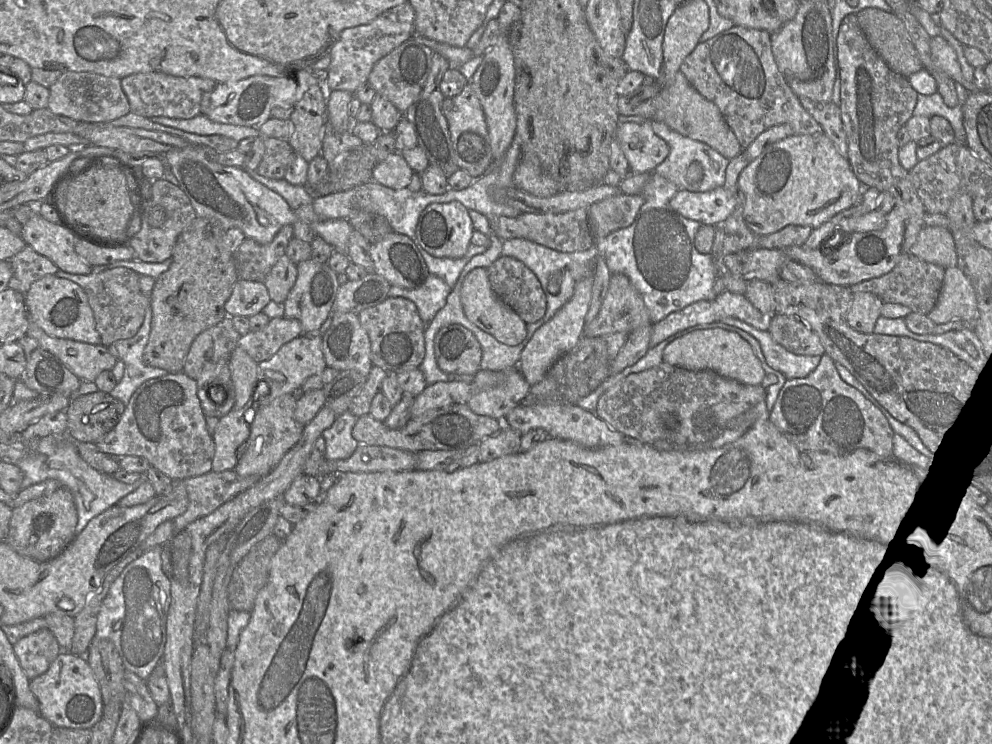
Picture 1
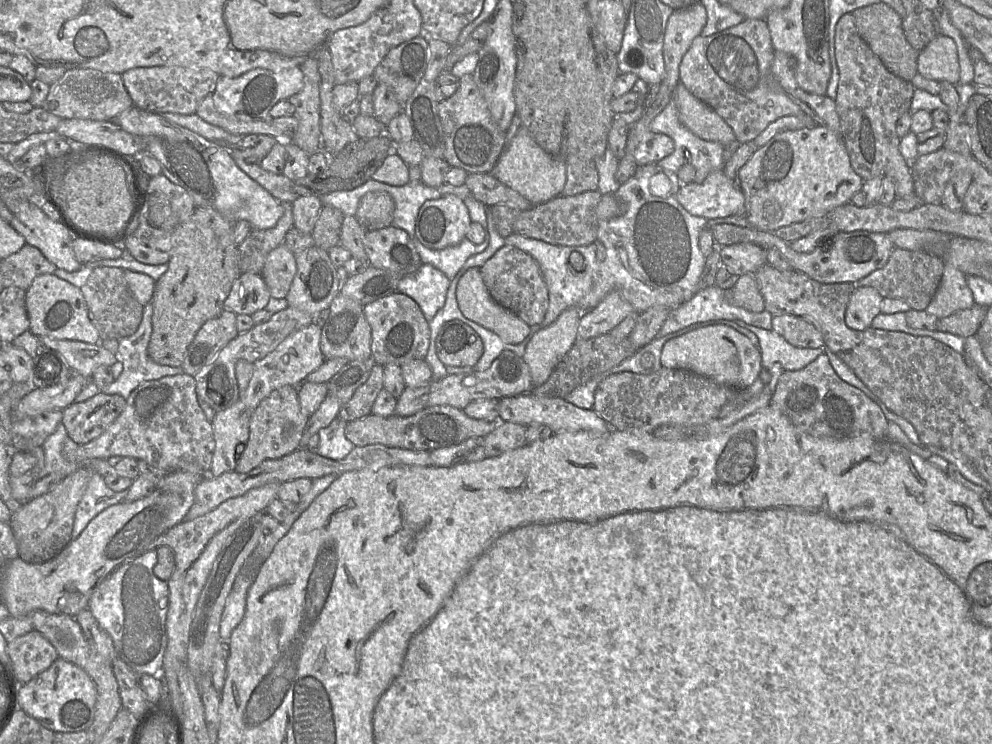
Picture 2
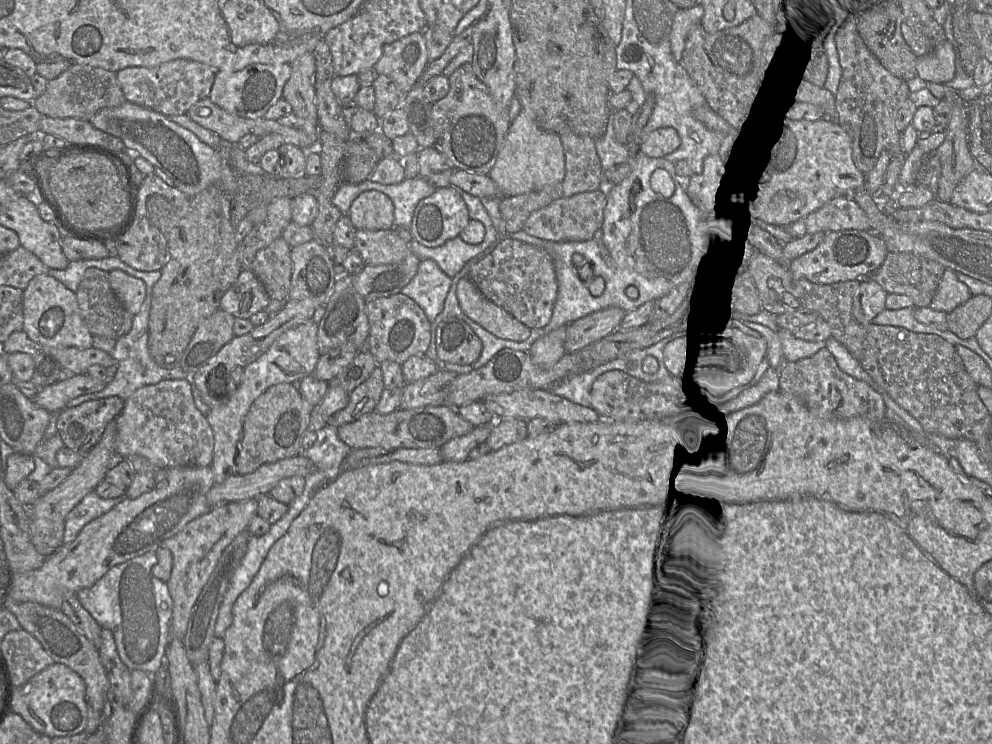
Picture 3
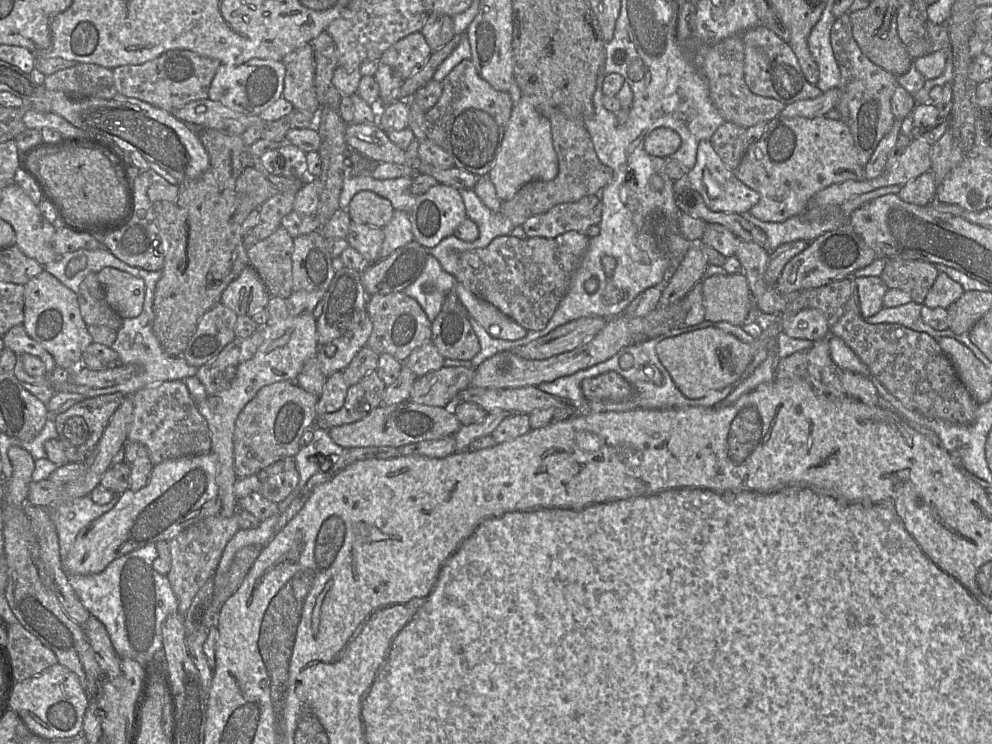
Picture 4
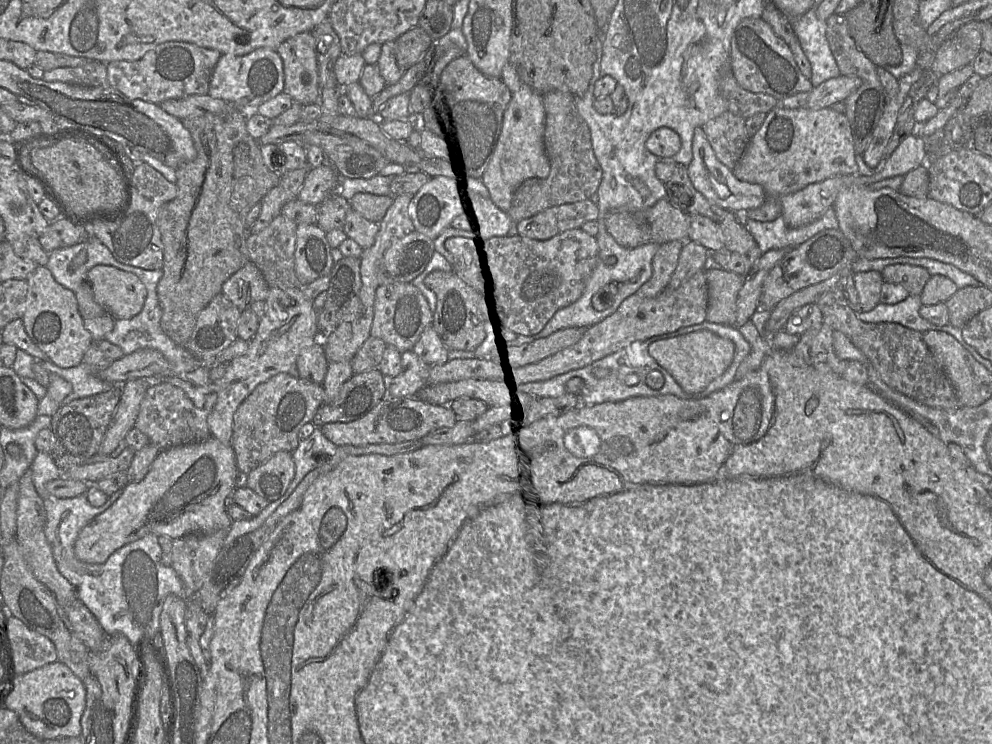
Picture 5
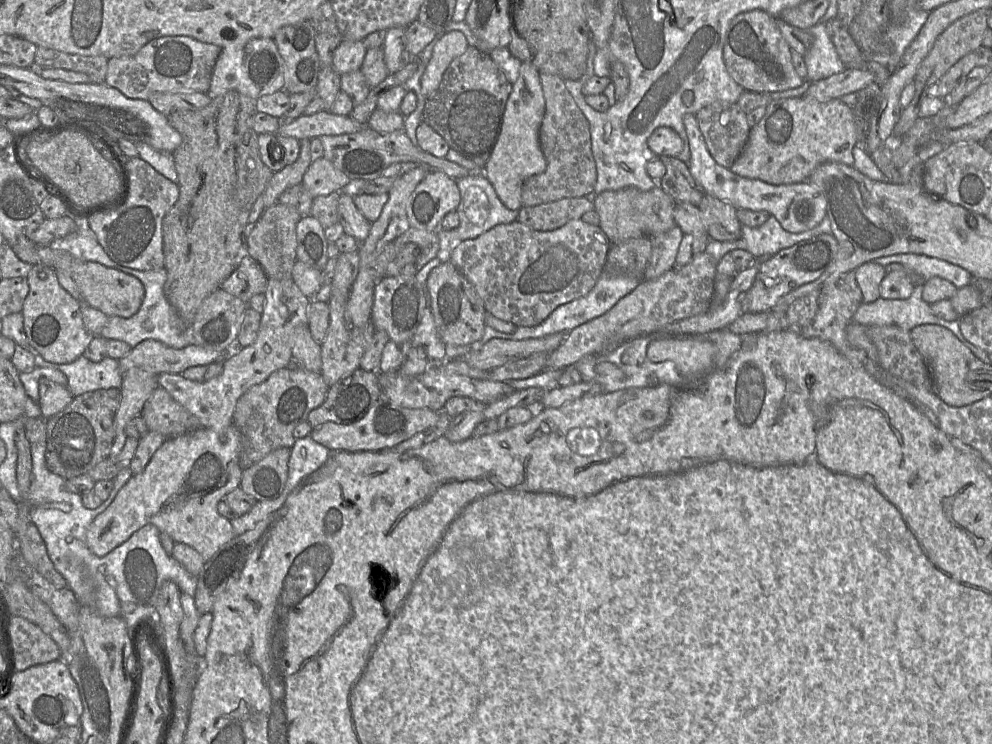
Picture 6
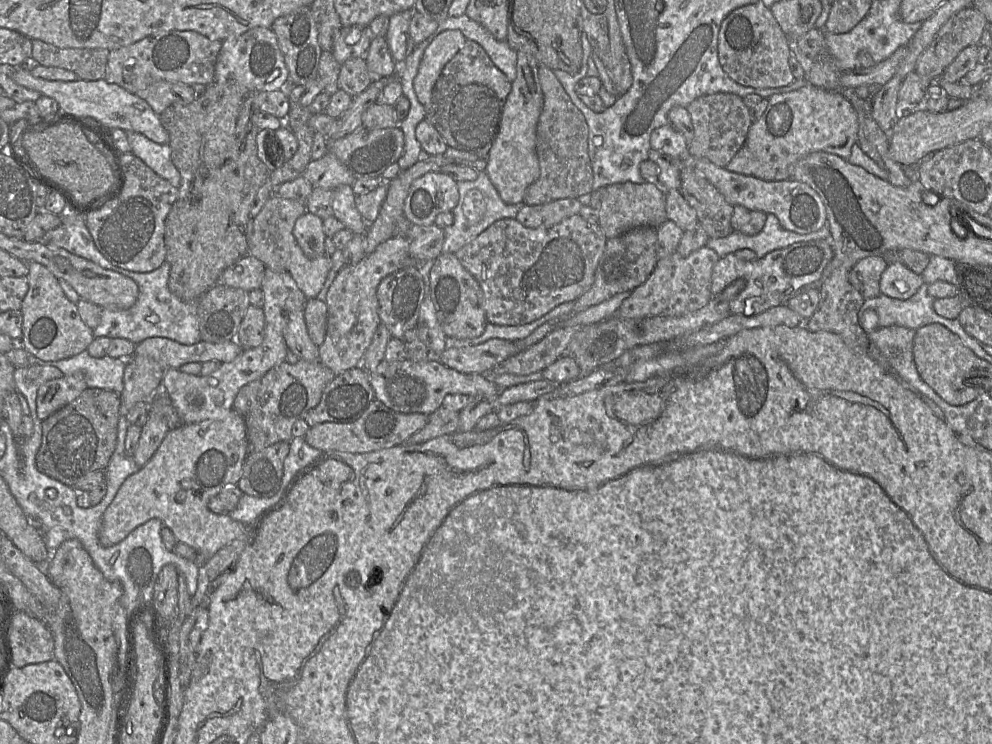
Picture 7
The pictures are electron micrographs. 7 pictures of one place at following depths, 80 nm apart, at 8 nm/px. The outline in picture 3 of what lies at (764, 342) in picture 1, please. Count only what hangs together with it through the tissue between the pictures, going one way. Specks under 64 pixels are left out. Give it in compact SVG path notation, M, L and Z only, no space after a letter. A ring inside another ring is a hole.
M741 321L741 324L750 331L759 333L766 341L766 358L769 367L776 368L781 362L796 362L816 354L825 347L825 342L808 342L795 338L789 331L778 329L778 332L770 330L768 327Z

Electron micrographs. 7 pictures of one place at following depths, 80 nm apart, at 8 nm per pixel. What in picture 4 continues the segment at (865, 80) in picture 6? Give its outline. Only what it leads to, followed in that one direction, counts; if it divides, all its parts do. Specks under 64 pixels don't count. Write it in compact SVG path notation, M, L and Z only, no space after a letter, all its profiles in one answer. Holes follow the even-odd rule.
M838 87L822 92L822 94L813 99L799 100L787 104L780 113L782 118L817 118L824 116L832 108L835 108L840 98Z

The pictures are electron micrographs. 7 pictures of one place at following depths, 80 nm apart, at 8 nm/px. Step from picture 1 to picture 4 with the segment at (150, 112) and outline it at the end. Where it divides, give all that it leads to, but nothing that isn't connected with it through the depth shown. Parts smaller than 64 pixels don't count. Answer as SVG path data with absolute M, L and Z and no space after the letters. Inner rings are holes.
M173 49L157 58L136 65L112 69L117 92L136 98L169 113L195 100L208 98L211 82L221 63L190 50Z

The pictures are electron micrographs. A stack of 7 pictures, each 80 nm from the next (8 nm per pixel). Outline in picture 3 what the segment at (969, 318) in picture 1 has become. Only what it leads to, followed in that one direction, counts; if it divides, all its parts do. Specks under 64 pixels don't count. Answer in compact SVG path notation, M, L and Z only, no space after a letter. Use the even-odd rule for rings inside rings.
M945 268L941 281L928 307L948 314L971 297L970 289L957 278L956 271Z

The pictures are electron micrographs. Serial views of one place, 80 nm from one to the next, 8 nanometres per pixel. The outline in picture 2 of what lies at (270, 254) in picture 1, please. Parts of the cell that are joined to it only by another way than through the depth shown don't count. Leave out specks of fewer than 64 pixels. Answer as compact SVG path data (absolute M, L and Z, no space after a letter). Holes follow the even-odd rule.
M283 203L284 211L276 225L269 229L251 229L238 245L238 260L241 273L261 274L270 251L284 243L285 235L293 226L291 203Z

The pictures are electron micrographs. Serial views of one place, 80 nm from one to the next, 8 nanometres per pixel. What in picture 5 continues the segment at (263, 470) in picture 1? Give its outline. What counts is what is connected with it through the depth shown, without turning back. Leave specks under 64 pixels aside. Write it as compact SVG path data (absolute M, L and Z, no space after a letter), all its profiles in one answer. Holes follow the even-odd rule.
M279 373L259 384L234 413L231 445L240 475L246 476L277 452L292 453L300 442L299 430L312 422L315 412L323 404L323 385L294 374Z

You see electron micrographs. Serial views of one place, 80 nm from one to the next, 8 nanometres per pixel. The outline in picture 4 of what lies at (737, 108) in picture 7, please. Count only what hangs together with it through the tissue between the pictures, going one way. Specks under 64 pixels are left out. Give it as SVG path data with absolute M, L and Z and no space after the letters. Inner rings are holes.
M725 121L714 132L710 142L725 166L735 171L747 151L746 129Z

